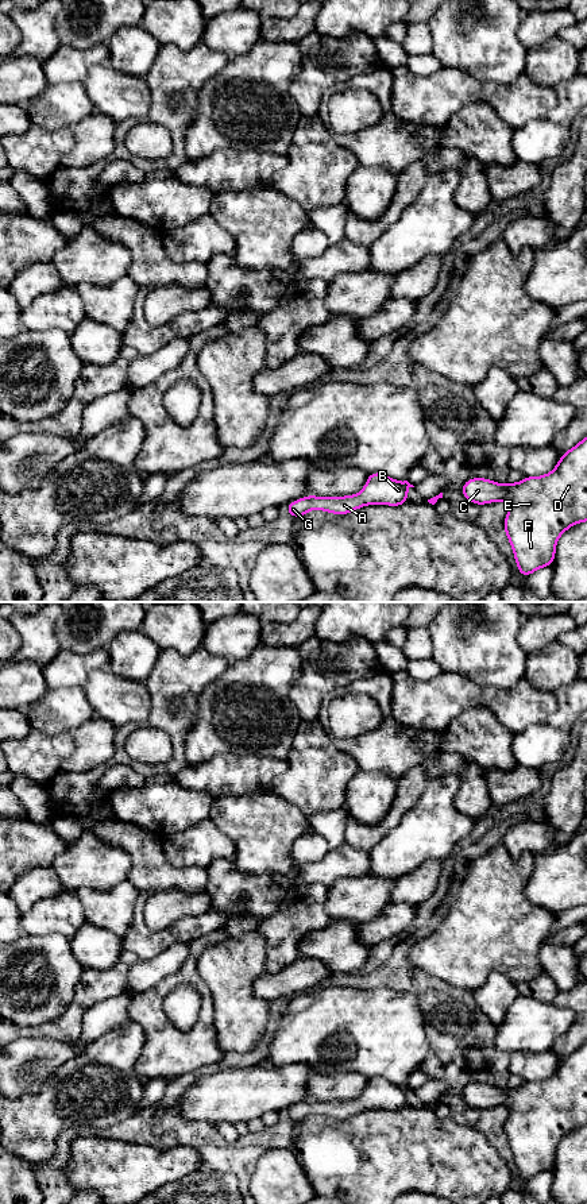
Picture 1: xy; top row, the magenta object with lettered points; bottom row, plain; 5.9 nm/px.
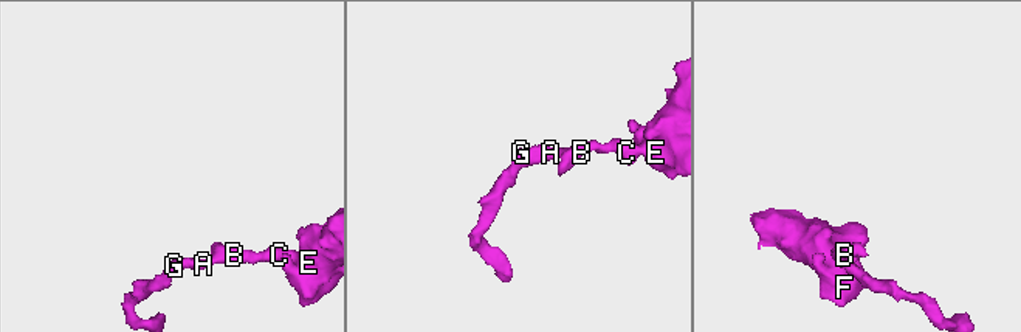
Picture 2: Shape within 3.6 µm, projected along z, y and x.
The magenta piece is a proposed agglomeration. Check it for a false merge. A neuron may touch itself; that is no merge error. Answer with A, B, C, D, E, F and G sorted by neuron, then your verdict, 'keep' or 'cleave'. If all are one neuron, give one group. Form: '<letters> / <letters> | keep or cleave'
A B C D E F G | keep

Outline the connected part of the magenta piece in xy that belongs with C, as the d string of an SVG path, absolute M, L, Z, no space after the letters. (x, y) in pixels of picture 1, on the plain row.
M587 1042L561 1058L555 1074L542 1081L526 1081L518 1088L506 1089L484 1083L471 1083L463 1089L462 1100L479 1111L497 1105L507 1107L509 1118L503 1132L522 1181L552 1170L560 1141L572 1130L587 1126Z

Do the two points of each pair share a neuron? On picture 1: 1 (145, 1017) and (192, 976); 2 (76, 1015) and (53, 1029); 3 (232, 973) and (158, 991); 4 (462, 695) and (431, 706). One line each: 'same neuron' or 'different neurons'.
1: same neuron
2: same neuron
3: different neurons
4: same neuron

